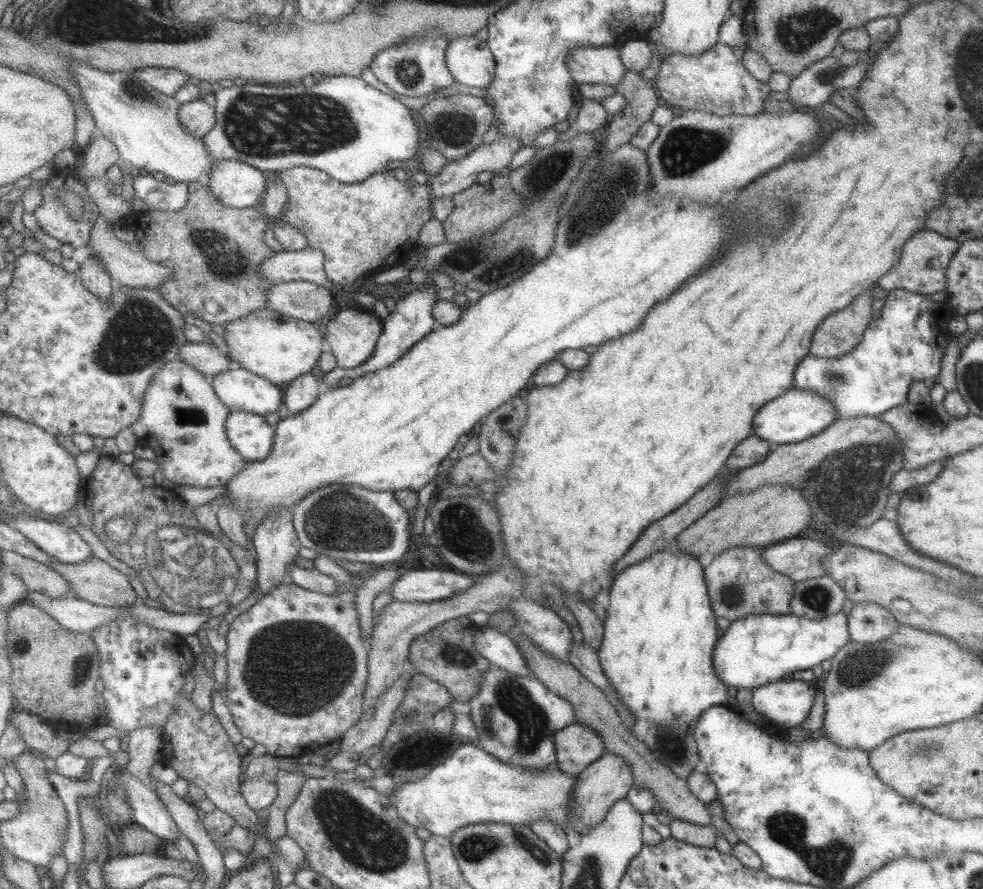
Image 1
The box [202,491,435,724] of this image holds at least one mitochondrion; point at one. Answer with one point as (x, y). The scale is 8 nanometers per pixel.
(286, 692)

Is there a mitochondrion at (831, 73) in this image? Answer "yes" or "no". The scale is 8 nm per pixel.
yes

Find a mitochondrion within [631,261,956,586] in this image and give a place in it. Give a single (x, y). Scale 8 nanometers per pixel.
(852, 476)

